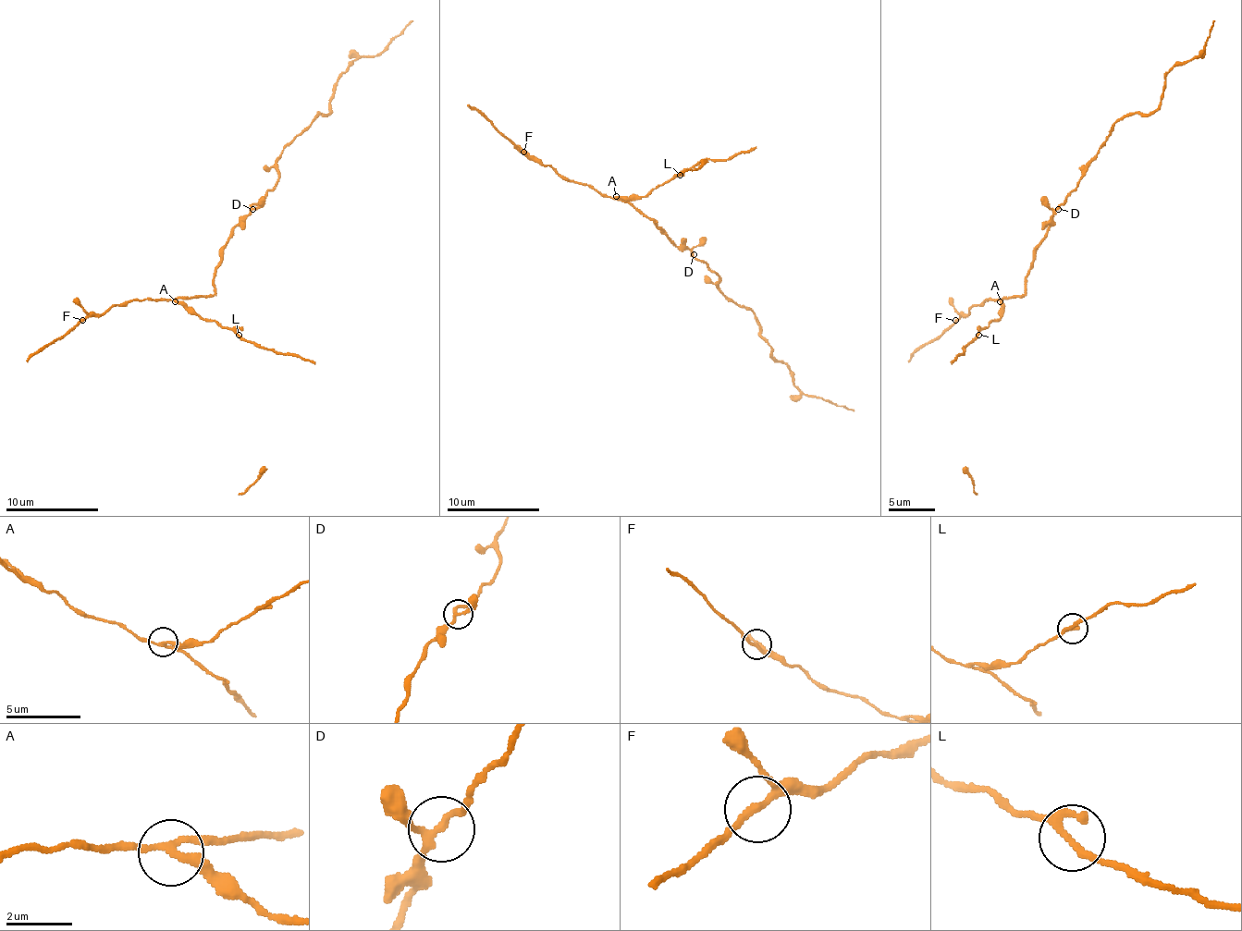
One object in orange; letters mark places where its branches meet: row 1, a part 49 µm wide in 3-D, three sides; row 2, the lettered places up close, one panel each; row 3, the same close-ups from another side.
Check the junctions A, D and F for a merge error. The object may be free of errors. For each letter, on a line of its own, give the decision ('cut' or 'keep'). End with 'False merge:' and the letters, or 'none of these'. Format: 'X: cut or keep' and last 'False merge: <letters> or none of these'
A: cut
D: keep
F: keep
False merge: A

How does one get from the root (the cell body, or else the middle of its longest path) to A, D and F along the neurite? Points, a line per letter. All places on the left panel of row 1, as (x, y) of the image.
A: (227, 241), (220, 267), (213, 278), (215, 292), (180, 297), (176, 301)
D: (227, 241), (231, 229), (252, 209)
F: (227, 241), (213, 278), (213, 295), (129, 300), (108, 311), (90, 313), (82, 320)

